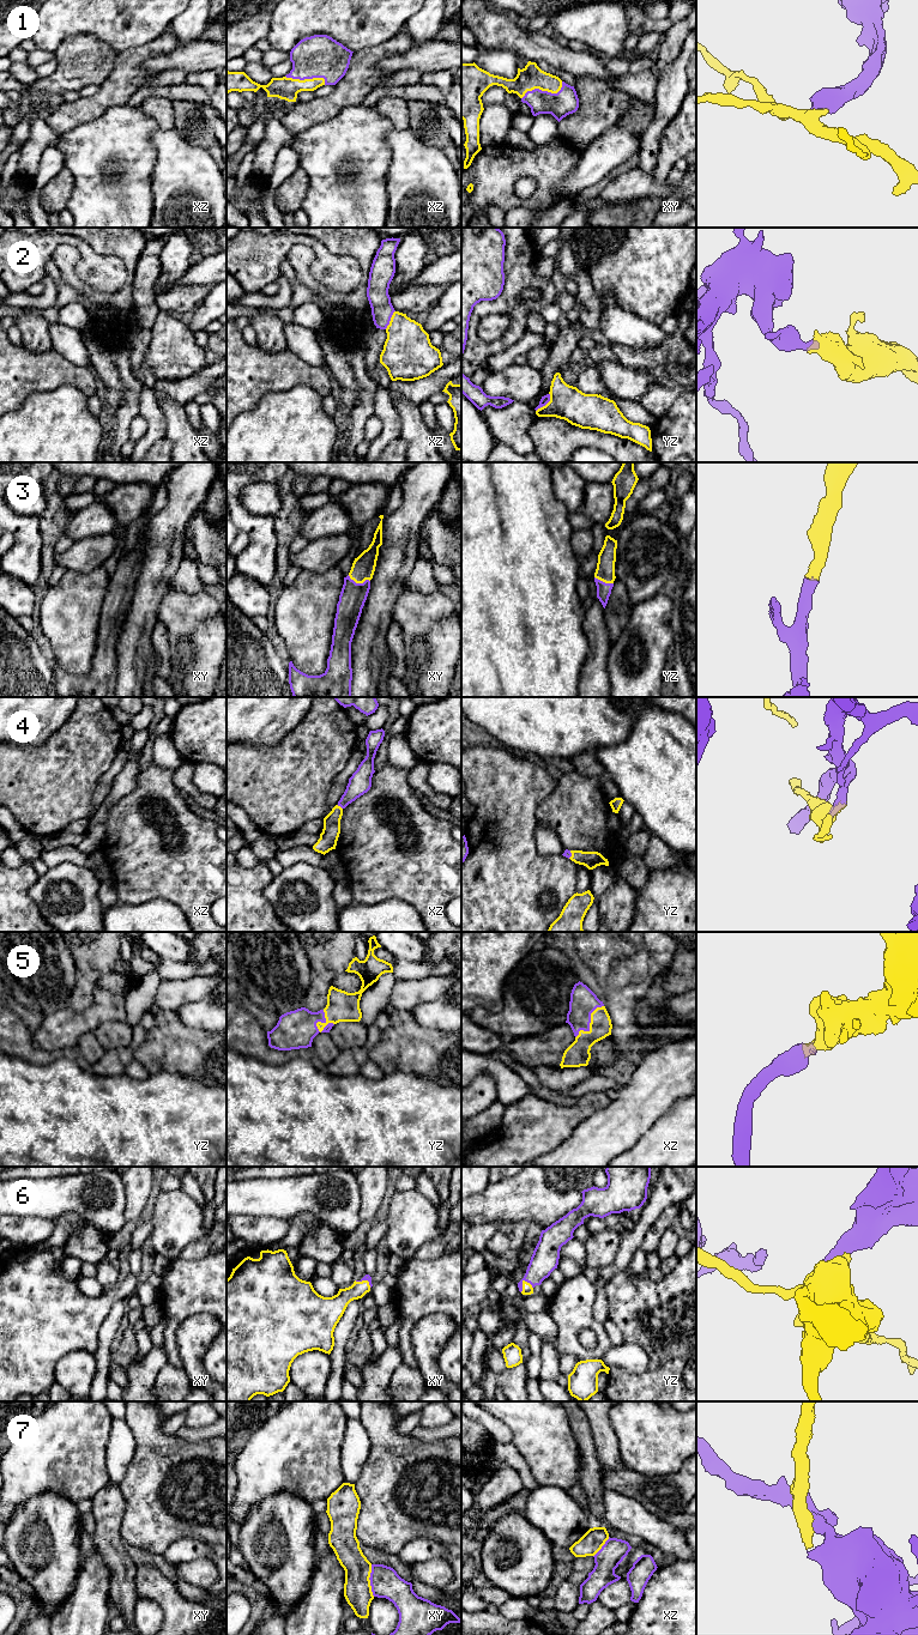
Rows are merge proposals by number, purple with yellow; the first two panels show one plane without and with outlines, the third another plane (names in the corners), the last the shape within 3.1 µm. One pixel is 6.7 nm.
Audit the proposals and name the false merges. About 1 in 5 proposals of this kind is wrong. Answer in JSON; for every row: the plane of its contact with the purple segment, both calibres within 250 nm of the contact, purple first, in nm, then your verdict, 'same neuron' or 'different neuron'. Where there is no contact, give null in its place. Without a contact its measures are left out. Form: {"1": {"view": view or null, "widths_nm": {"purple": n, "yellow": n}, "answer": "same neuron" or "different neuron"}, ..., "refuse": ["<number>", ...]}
{"1": {"view": "xy", "widths_nm": {"purple": 170, "yellow": 160}, "answer": "same neuron"}, "2": {"view": "yz", "widths_nm": {"purple": 60, "yellow": 220}, "answer": "different neuron"}, "3": {"view": "xy", "widths_nm": {"purple": 180, "yellow": 160}, "answer": "same neuron"}, "4": {"view": "xz", "widths_nm": {"purple": 150, "yellow": 120}, "answer": "different neuron"}, "5": {"view": "xz", "widths_nm": {"purple": 180, "yellow": 160}, "answer": "same neuron"}, "6": {"view": "yz", "widths_nm": {"purple": 180, "yellow": 70}, "answer": "same neuron"}, "7": {"view": "xy", "widths_nm": {"purple": 200, "yellow": 190}, "answer": "same neuron"}, "refuse": ["2", "4"]}

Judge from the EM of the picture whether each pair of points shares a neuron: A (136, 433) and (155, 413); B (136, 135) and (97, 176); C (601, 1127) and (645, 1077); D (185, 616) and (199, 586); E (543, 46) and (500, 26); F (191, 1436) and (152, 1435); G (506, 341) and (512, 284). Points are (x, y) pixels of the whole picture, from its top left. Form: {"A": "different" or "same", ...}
{"A": "different", "B": "same", "C": "same", "D": "different", "E": "same", "F": "different", "G": "same"}

